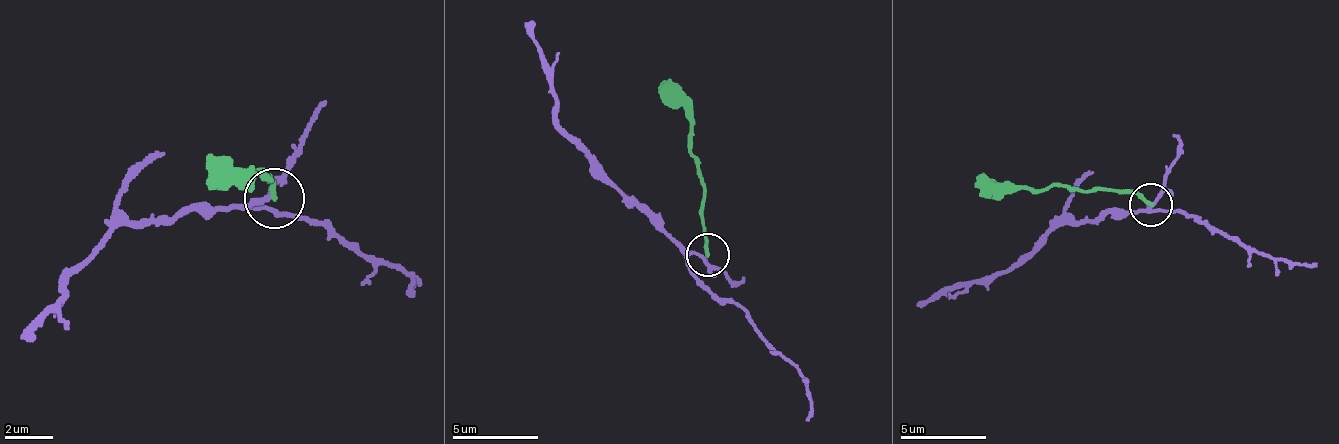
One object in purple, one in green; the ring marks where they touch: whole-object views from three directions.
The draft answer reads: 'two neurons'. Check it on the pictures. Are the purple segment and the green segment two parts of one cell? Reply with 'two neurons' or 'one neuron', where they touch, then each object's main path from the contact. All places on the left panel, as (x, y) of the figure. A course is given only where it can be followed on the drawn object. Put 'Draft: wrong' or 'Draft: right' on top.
Draft: right
two neurons | (274, 198) | purple via (270, 197), (121, 226), (67, 280), (55, 304), (19, 340) | green via (276, 197), (264, 173), (252, 179), (234, 179), (210, 155)

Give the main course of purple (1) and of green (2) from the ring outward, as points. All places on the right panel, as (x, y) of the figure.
1: (1150, 203), (1146, 208), (1060, 225), (1021, 264), (961, 281), (918, 307)
2: (1150, 203), (1072, 186), (995, 190), (978, 173)

